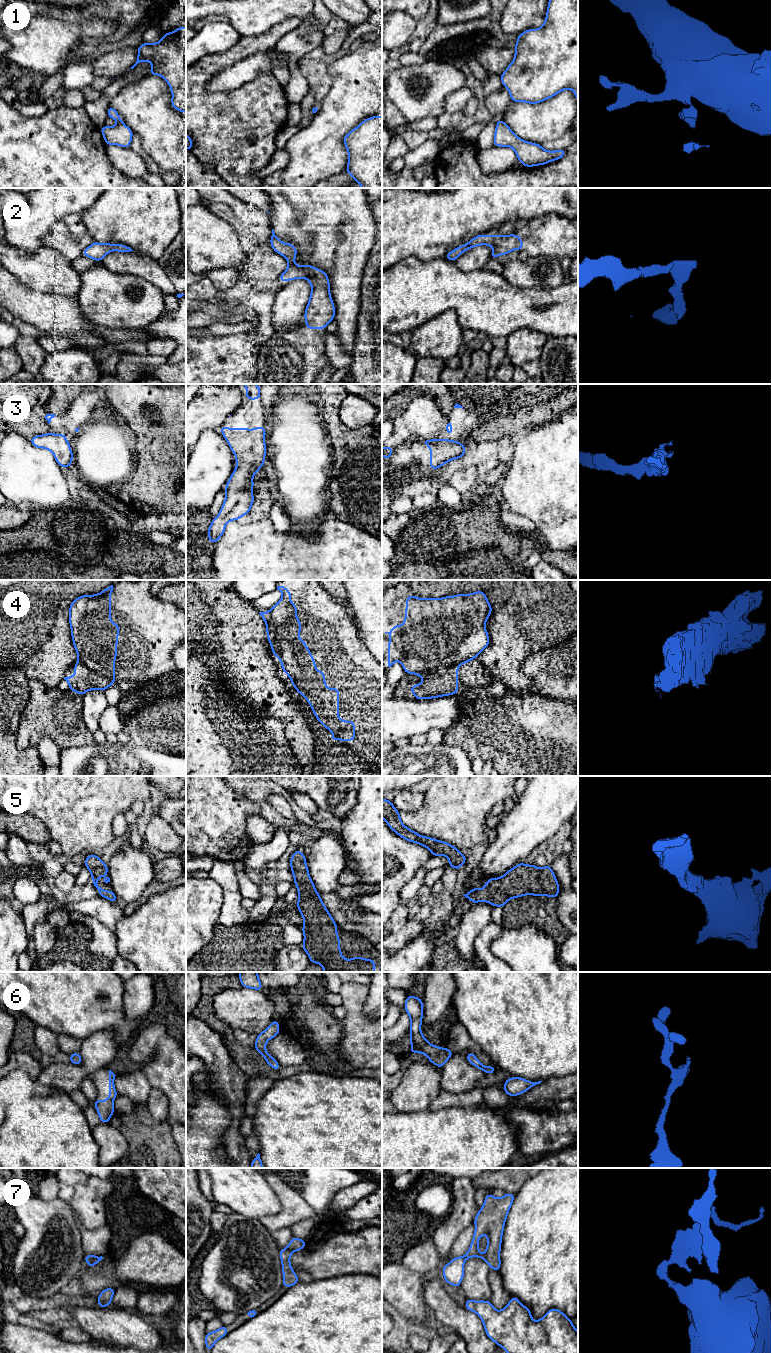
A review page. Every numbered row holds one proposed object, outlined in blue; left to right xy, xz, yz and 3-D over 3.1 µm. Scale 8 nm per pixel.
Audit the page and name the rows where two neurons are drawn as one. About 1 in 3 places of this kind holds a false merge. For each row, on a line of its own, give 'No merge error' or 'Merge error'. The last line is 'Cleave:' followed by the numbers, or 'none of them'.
1: Merge error
2: No merge error
3: No merge error
4: Merge error
5: No merge error
6: No merge error
7: Merge error
Cleave: 1, 4, 7

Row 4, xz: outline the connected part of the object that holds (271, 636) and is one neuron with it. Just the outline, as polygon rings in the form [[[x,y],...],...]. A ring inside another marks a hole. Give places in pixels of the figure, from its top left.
[[[259,612],[259,613],[260,613],[261,618],[266,623],[267,639],[269,640],[270,646],[272,648],[272,654],[279,658],[281,662],[282,670],[285,672],[286,675],[288,675],[286,668],[284,667],[284,663],[282,661],[279,649],[278,649],[275,629],[274,629],[274,625],[271,622],[270,614],[268,612]]]

